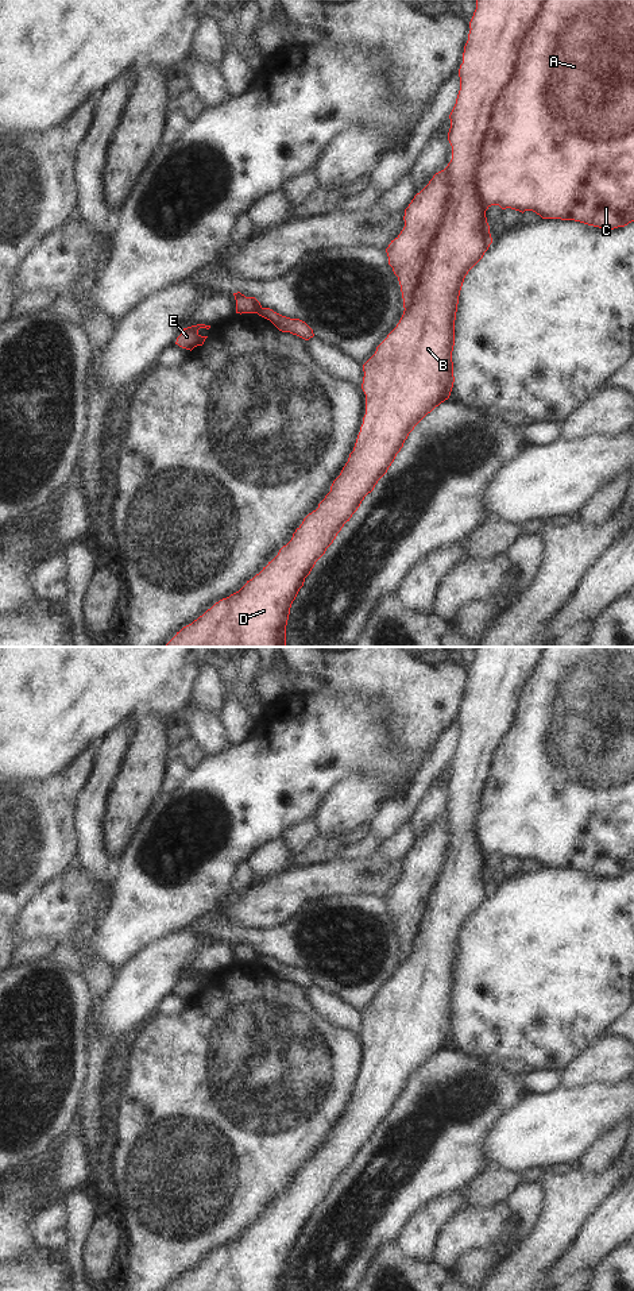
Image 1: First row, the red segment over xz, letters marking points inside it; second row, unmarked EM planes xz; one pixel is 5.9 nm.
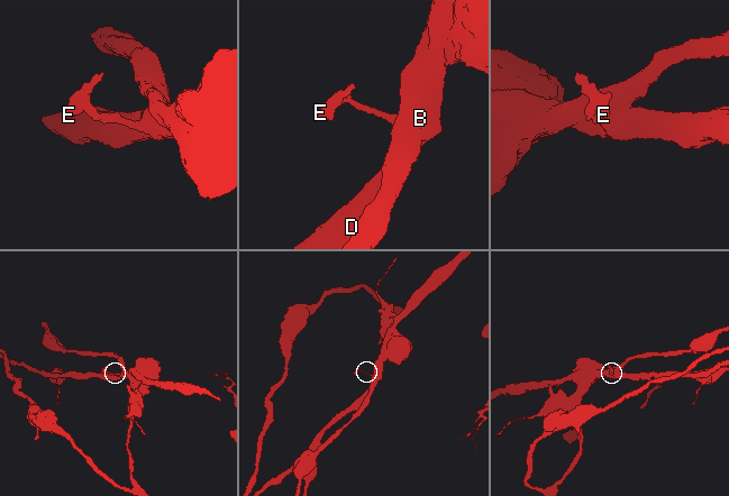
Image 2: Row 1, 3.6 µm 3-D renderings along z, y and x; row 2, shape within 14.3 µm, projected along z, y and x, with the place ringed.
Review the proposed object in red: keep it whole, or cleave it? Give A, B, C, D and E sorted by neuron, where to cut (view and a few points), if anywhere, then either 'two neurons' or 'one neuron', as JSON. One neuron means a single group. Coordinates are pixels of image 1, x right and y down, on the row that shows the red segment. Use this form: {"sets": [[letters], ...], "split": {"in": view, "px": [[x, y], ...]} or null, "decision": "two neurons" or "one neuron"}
{"sets": [["A", "B", "C", "D"], ["E"]], "split": {"in": "xz", "px": [[261, 307], [256, 312]]}, "decision": "two neurons"}

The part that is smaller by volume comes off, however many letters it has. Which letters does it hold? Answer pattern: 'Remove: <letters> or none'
Remove: E

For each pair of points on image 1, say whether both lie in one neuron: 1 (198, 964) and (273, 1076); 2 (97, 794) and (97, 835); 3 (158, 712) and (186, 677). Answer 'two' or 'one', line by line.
1: two
2: one
3: one

